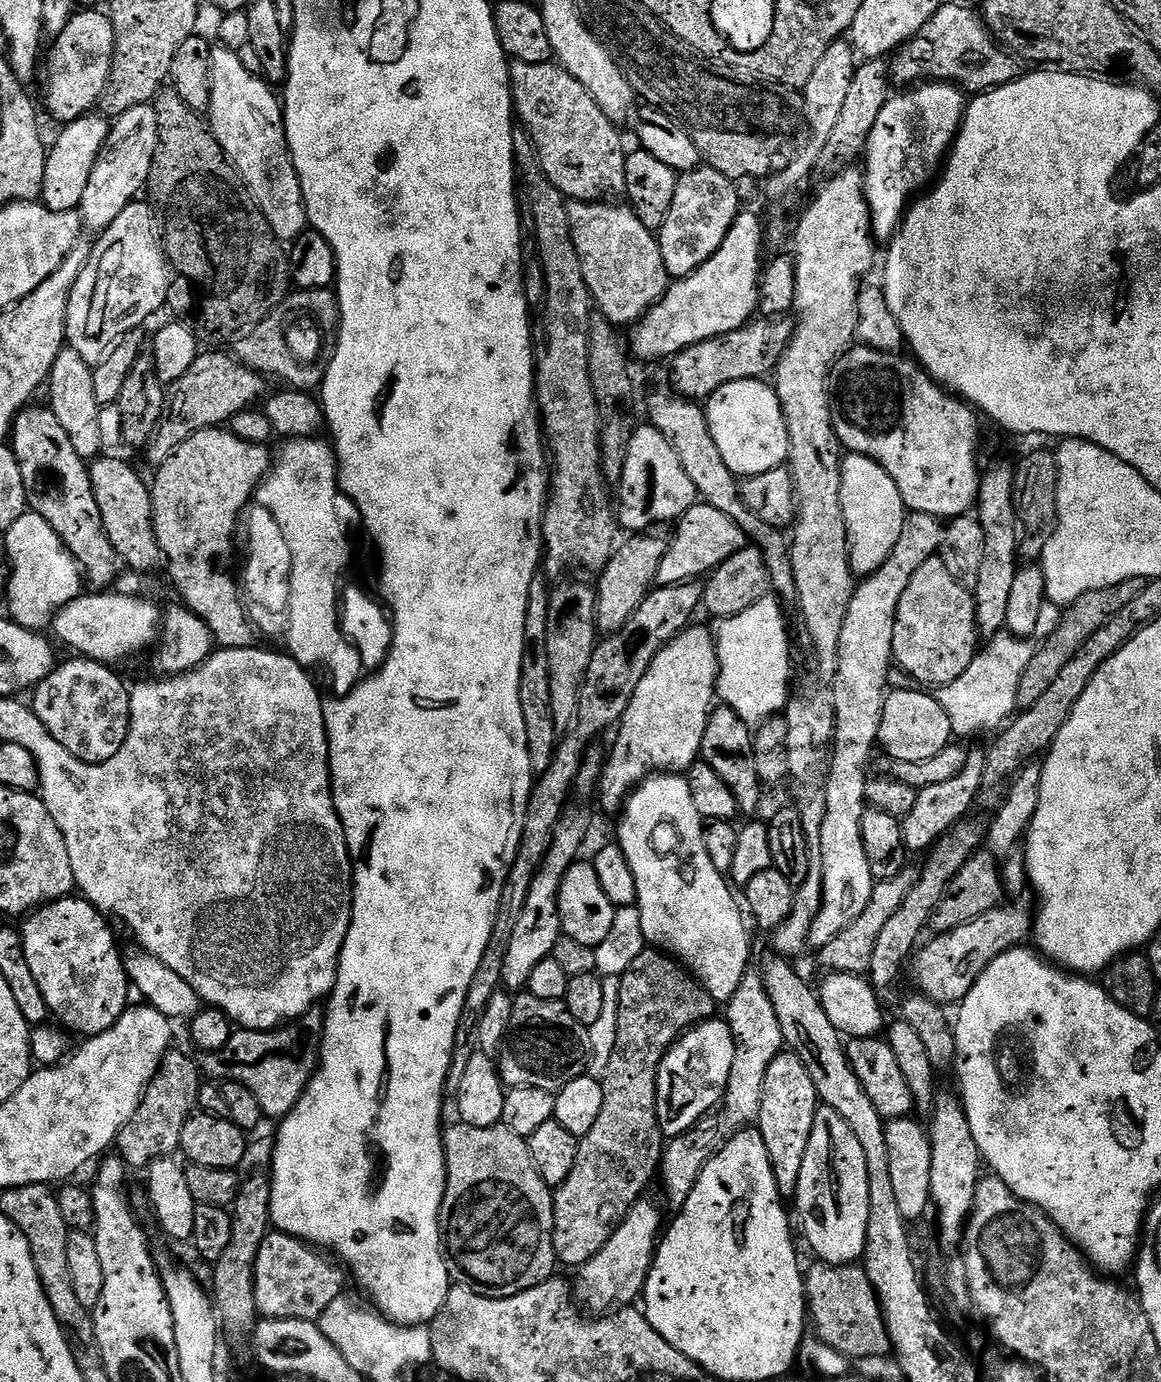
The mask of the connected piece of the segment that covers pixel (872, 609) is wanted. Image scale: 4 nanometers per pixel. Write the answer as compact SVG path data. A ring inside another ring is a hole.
M930 514L905 515L898 546L890 550L890 558L852 589L850 610L846 610L846 622L842 622L842 635L838 637L838 666L832 683L836 732L830 745L830 767L824 784L826 818L822 818L818 849L824 897L818 918L814 918L814 926L810 926L808 948L812 950L826 946L826 942L834 942L870 903L874 881L870 862L866 862L866 849L862 847L862 814L866 811L864 766L872 751L877 751L884 699L890 691L887 674L894 667L892 643L898 602L902 602L902 594L906 594L914 570L939 553L944 530L945 525Z

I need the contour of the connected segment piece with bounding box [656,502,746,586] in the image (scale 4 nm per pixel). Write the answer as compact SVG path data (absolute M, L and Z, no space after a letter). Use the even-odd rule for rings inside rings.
M703 502L696 503L691 510L679 521L680 537L669 543L666 550L666 558L658 566L656 584L686 584L697 578L707 577L726 558L730 558L740 548L745 547L746 537L738 525L726 518L722 510L714 510L714 506Z

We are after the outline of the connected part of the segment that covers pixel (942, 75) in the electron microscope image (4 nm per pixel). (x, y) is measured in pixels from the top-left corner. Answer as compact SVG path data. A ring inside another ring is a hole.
M948 2L941 3L934 18L930 18L930 22L922 26L919 37L909 40L895 53L894 59L890 64L890 76L895 83L897 80L898 83L904 84L900 86L912 86L920 81L951 82L957 88L963 88L968 94L990 92L994 88L1001 88L1003 84L1011 84L1022 72L1021 61L985 28L981 13L977 9L975 12L964 4L948 4Z

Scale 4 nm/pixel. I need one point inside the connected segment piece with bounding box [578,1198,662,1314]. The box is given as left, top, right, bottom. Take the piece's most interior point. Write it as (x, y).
(615, 1277)

